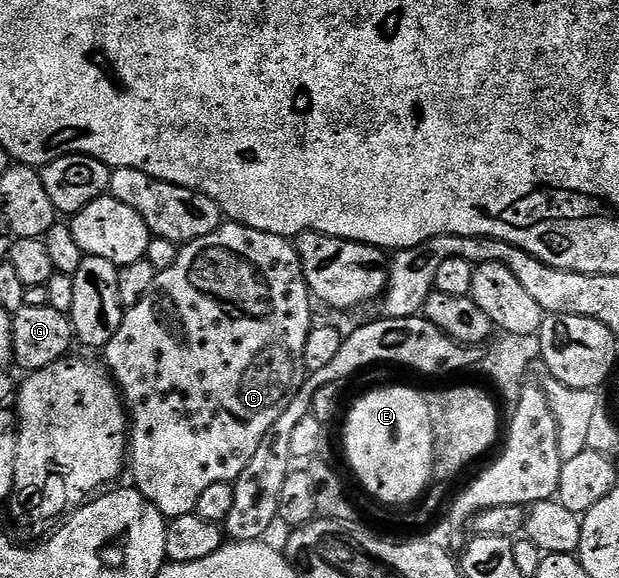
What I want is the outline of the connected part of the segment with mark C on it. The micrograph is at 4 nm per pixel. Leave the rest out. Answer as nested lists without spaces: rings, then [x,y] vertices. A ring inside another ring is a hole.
[[[231,221],[225,222],[214,233],[210,233],[210,237],[198,237],[198,241],[190,241],[183,244],[176,252],[176,260],[172,267],[157,274],[154,285],[150,289],[150,293],[146,293],[146,297],[142,297],[142,301],[138,301],[138,305],[127,308],[124,312],[124,320],[118,329],[118,333],[114,333],[114,337],[102,349],[102,362],[108,369],[108,374],[116,380],[117,387],[120,388],[120,397],[124,400],[124,406],[128,412],[128,449],[126,452],[126,467],[130,472],[132,470],[131,482],[134,484],[135,490],[142,492],[148,502],[153,503],[161,513],[168,519],[177,519],[183,515],[193,514],[198,505],[198,497],[202,497],[202,493],[210,485],[218,485],[219,483],[235,483],[236,478],[242,473],[242,469],[246,469],[246,464],[250,462],[250,457],[254,457],[254,452],[258,450],[258,445],[262,441],[262,437],[266,437],[266,429],[270,429],[270,425],[274,425],[274,421],[278,421],[278,413],[282,413],[282,409],[286,409],[286,405],[290,401],[290,397],[296,392],[298,386],[298,378],[296,379],[296,370],[299,372],[304,365],[304,350],[306,349],[306,337],[312,331],[314,320],[312,320],[312,303],[313,296],[308,290],[308,282],[304,280],[304,270],[300,264],[300,258],[296,252],[295,246],[285,236],[275,235],[274,233],[262,233],[258,229],[250,229],[244,227],[240,223]]]

